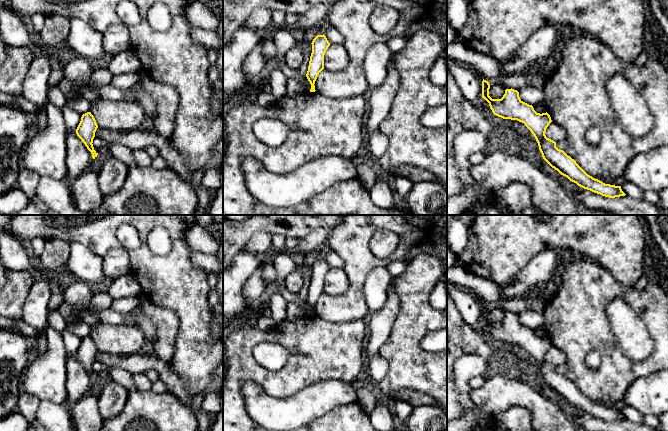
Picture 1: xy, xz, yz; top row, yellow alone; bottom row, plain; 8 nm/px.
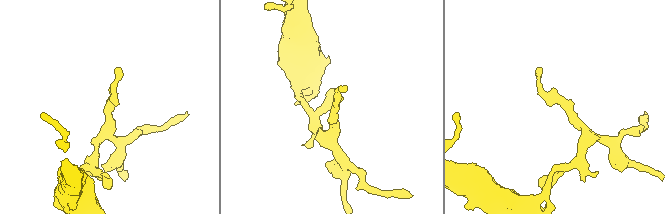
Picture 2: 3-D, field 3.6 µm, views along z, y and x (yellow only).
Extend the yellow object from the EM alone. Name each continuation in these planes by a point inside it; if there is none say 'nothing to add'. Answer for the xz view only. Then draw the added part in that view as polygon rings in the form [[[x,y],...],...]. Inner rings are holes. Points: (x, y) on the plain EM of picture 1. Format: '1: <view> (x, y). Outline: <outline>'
nothing to add

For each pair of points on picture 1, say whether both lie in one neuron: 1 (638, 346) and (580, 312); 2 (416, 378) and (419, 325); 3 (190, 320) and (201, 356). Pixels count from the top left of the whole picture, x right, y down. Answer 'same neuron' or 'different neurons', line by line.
1: different neurons
2: same neuron
3: same neuron

